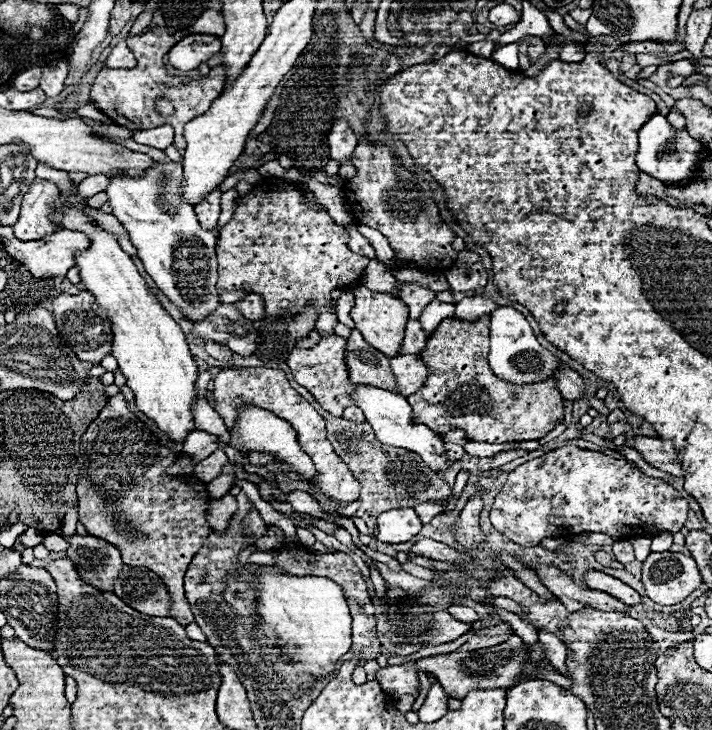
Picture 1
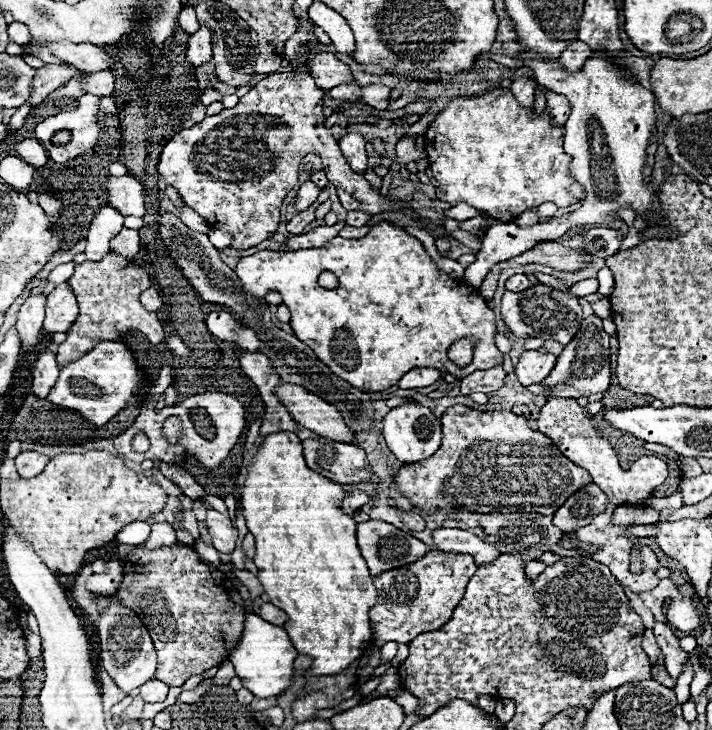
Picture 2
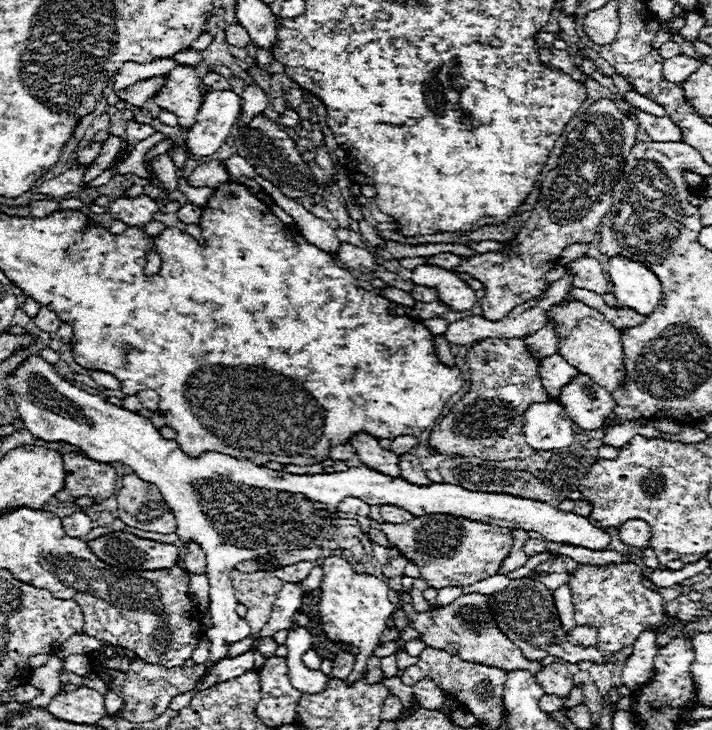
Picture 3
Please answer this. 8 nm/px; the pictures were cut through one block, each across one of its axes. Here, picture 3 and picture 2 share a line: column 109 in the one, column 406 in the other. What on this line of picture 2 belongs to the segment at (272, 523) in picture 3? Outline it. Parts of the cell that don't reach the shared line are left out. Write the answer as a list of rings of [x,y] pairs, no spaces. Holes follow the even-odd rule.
[[[408,402],[408,404],[392,408],[384,416],[382,434],[386,438],[386,444],[388,444],[390,452],[404,464],[414,464],[414,462],[430,458],[438,450],[440,436],[442,436],[438,416],[430,408],[426,408],[426,406],[418,404],[418,402]]]

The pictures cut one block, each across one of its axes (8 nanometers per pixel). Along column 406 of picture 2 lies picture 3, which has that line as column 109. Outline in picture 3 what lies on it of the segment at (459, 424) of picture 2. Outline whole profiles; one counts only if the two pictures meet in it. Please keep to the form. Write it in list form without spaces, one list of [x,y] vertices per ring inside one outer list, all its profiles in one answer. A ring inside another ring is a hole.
[[[64,454],[64,470],[66,470],[66,482],[64,490],[56,494],[56,500],[60,502],[74,502],[80,496],[94,498],[96,504],[102,504],[106,498],[114,496],[114,482],[116,482],[116,470],[110,464],[100,464],[90,460],[84,454]]]

